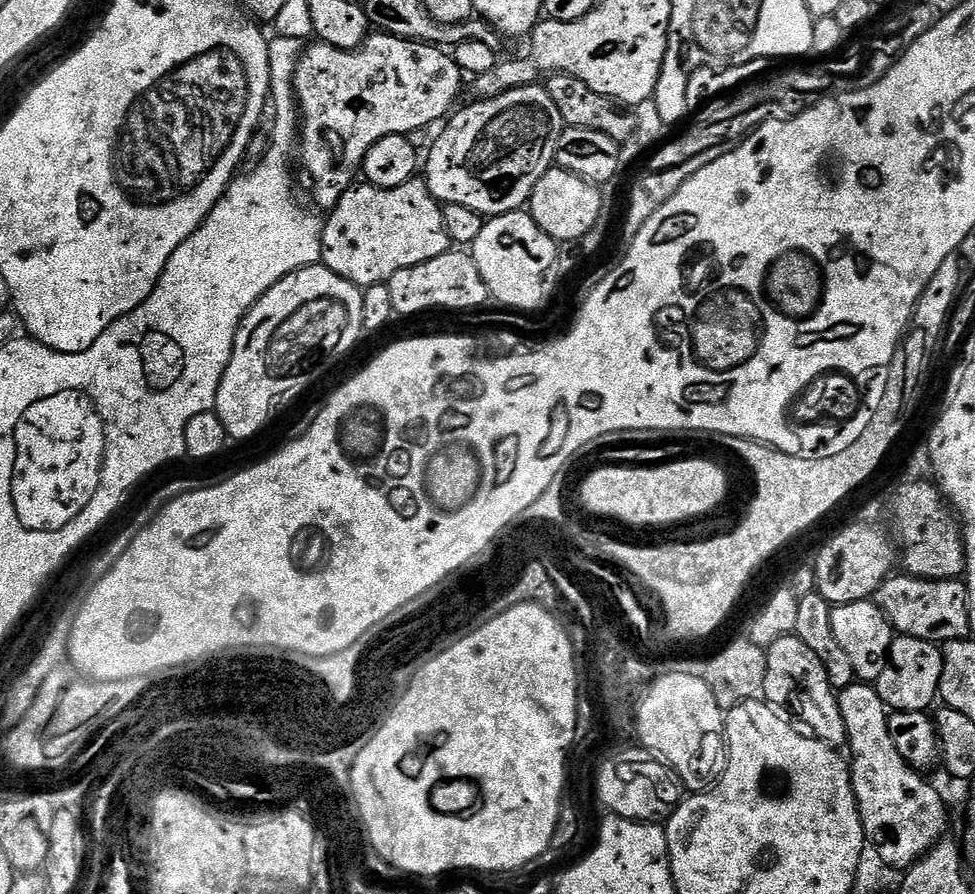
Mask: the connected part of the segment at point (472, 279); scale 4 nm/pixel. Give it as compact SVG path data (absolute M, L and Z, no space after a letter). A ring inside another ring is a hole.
M449 250L438 258L430 258L430 262L398 270L387 284L394 302L394 313L404 316L428 312L431 308L480 308L490 300L486 282L482 274L478 274L478 266L464 250Z

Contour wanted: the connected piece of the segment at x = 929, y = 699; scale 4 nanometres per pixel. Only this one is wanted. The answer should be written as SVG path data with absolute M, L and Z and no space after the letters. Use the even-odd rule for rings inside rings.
M897 635L888 651L886 670L882 670L882 678L878 678L874 685L876 693L892 712L928 712L940 694L943 665L941 645L931 644L922 638Z

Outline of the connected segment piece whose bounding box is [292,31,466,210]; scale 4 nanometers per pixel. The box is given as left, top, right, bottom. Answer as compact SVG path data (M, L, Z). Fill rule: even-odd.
M381 31L369 35L362 46L354 50L338 50L329 44L312 42L309 48L307 45L301 51L292 79L298 105L298 132L304 135L304 141L298 144L298 160L300 156L312 179L312 196L317 209L335 208L341 194L353 187L355 176L363 169L366 154L374 142L384 136L408 136L439 125L457 107L456 99L466 76L456 65L455 55L448 53L447 56L444 52L447 51L443 47L421 44L419 40L403 40Z

